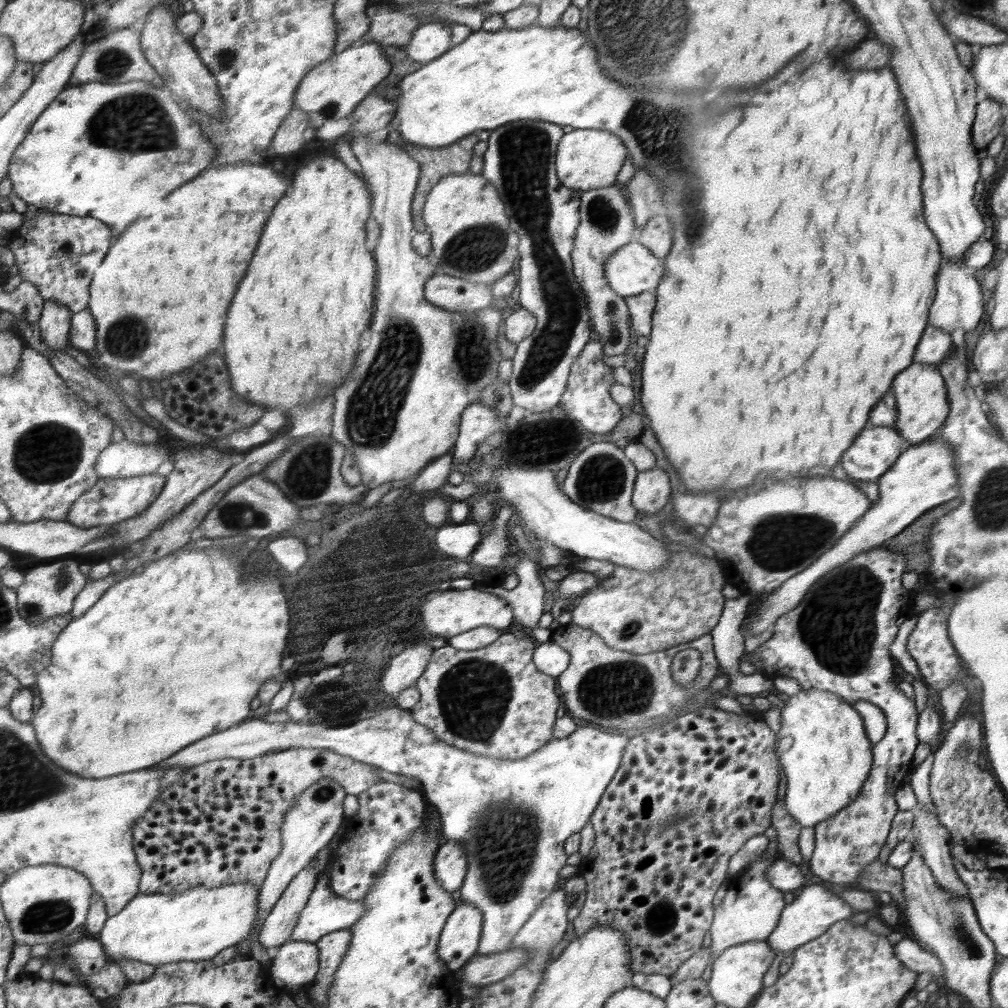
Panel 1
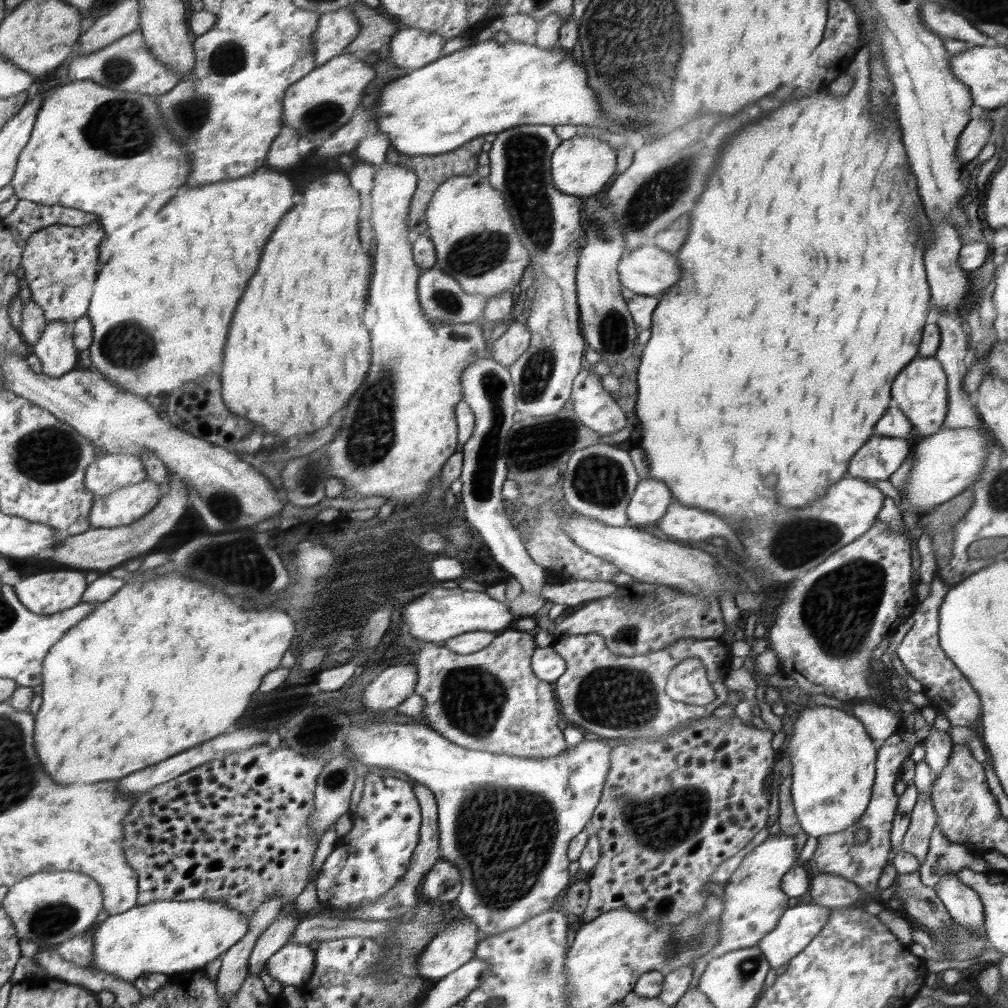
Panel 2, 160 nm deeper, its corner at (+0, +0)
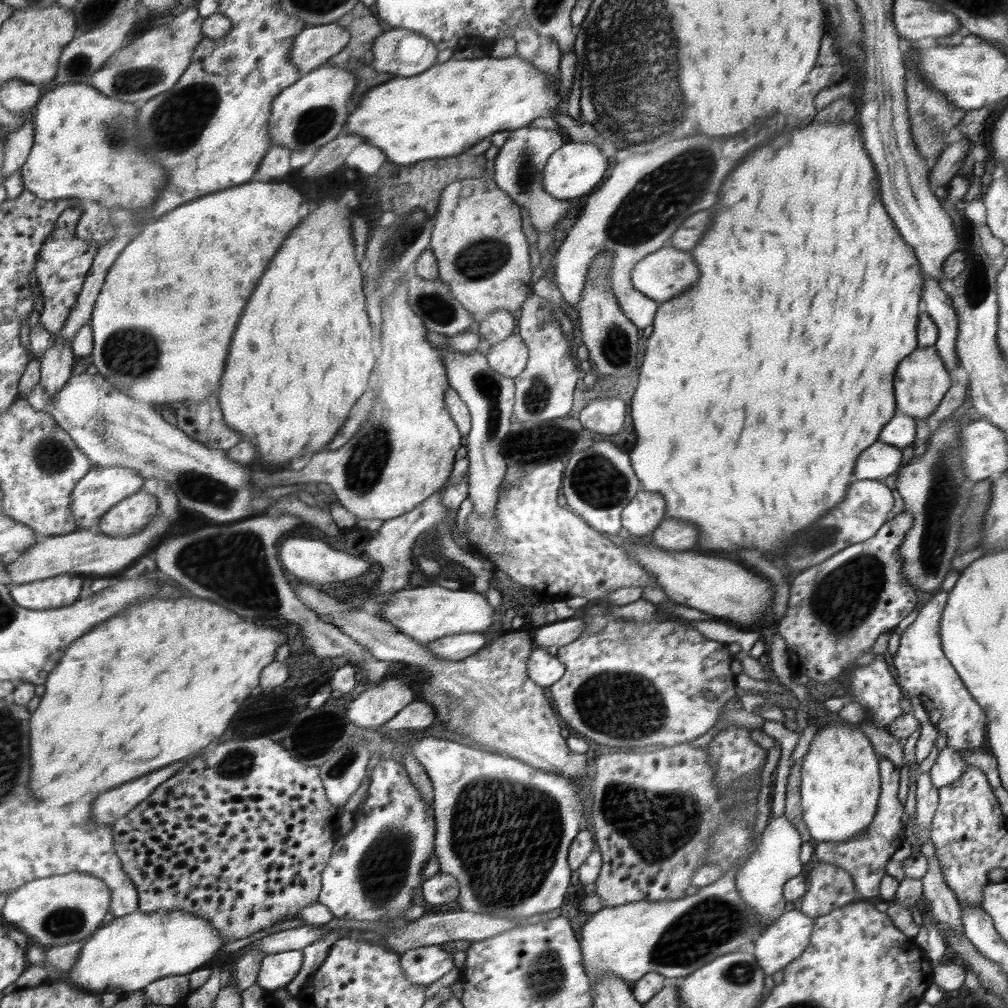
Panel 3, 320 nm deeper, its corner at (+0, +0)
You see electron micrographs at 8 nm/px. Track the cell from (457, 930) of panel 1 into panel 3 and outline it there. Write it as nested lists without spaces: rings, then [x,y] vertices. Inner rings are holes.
[[[442,945],[418,947],[402,954],[404,972],[414,984],[430,985],[454,968],[455,955],[444,951]]]

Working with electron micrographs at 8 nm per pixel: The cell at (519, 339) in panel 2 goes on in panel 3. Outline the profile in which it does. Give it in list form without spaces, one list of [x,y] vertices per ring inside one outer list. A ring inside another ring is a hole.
[[[513,333],[498,344],[487,345],[484,352],[491,370],[508,378],[516,378],[530,358],[523,337]]]

